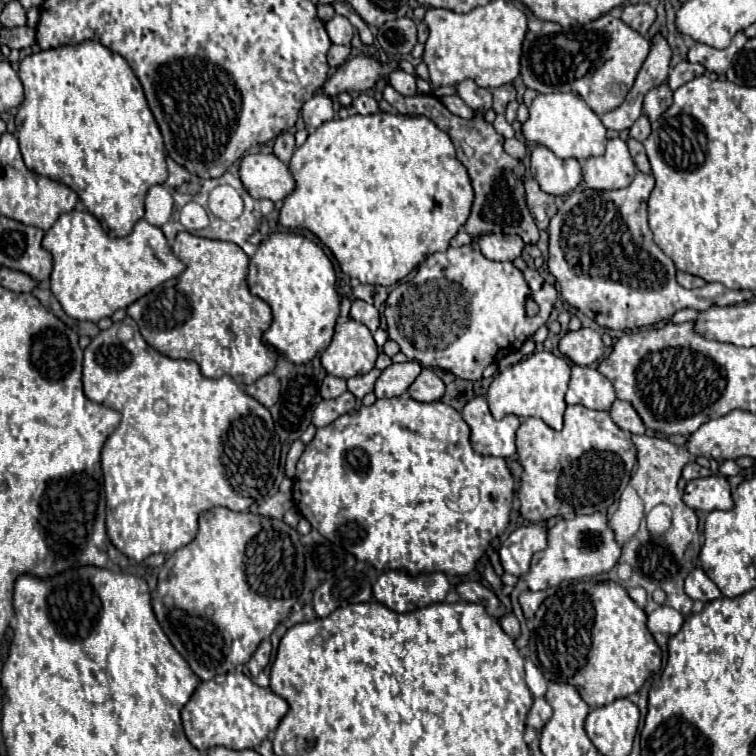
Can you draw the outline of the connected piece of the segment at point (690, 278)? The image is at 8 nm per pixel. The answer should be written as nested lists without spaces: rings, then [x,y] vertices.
[[[678,271],[676,277],[678,277],[678,283],[680,283],[682,287],[686,287],[686,289],[696,289],[696,287],[704,287],[704,285],[706,285],[704,279],[694,277],[694,275],[690,275],[690,273],[682,273],[682,271]]]

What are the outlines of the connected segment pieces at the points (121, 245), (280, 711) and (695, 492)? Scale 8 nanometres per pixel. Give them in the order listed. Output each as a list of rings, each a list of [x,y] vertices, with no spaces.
[[[74,209],[60,215],[52,229],[46,231],[42,247],[52,253],[54,261],[50,289],[66,315],[78,321],[98,323],[102,317],[112,317],[116,309],[126,309],[156,285],[184,271],[182,261],[172,255],[164,233],[144,219],[136,223],[130,235],[112,239],[102,231],[94,215]]]
[[[224,673],[202,681],[182,707],[182,725],[188,741],[198,751],[222,745],[228,749],[256,749],[286,715],[288,703],[270,689],[258,687],[244,673]]]
[[[710,475],[710,477],[688,481],[682,499],[690,509],[704,511],[704,513],[710,513],[716,509],[730,511],[734,507],[730,485],[726,477],[720,477],[720,475]]]

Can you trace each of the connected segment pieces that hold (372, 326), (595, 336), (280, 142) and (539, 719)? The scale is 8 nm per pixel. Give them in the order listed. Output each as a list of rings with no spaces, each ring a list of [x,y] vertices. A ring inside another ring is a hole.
[[[354,299],[352,301],[352,309],[350,309],[350,317],[354,321],[360,321],[364,323],[370,331],[376,331],[378,329],[378,323],[380,323],[380,315],[378,315],[378,309],[366,301],[360,301],[360,299]]]
[[[582,327],[578,331],[568,331],[560,343],[558,349],[572,359],[576,365],[592,365],[600,361],[606,353],[606,347],[600,339],[600,333],[588,327]]]
[[[286,131],[286,133],[282,133],[282,135],[276,137],[276,141],[274,141],[274,155],[280,161],[288,163],[290,157],[292,157],[292,153],[294,153],[294,135],[290,131]]]
[[[536,697],[534,705],[530,707],[530,711],[526,715],[526,725],[530,725],[532,729],[536,729],[540,733],[550,717],[552,717],[552,707],[546,703],[544,697]]]

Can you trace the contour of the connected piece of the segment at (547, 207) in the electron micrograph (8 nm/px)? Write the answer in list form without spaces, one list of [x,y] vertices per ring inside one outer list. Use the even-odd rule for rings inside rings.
[[[524,177],[524,189],[526,189],[526,205],[538,225],[538,229],[548,229],[550,215],[556,213],[554,195],[546,195],[534,179]]]

